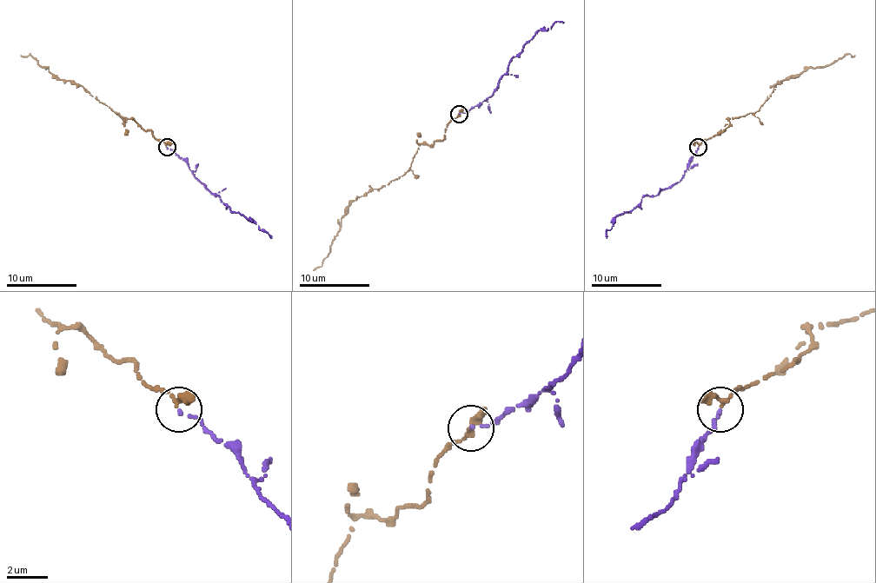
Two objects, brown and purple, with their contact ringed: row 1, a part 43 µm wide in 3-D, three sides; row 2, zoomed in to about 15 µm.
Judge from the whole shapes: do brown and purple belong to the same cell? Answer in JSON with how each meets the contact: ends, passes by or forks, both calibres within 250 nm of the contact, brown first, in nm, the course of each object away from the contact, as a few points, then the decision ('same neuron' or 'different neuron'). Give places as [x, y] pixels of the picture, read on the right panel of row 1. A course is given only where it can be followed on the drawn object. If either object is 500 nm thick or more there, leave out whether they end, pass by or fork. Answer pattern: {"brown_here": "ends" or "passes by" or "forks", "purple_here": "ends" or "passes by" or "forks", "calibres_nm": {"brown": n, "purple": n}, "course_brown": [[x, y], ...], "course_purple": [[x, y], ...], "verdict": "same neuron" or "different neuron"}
{"brown_here": "passes by", "purple_here": "ends", "calibres_nm": {"brown": 240, "purple": 160}, "course_brown": [[699, 147], [725, 130], [728, 118], [754, 113], [782, 80], [854, 56]], "course_purple": [[699, 147], [681, 178], [657, 195], [644, 195], [630, 211], [618, 215], [606, 232], [606, 237]], "verdict": "same neuron"}

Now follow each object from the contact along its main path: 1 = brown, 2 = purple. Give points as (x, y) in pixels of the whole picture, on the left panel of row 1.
1: (166, 147), (149, 130), (116, 113), (81, 85), (54, 76), (29, 54), (21, 56)
2: (166, 147), (175, 152), (231, 211), (243, 215), (271, 237)

